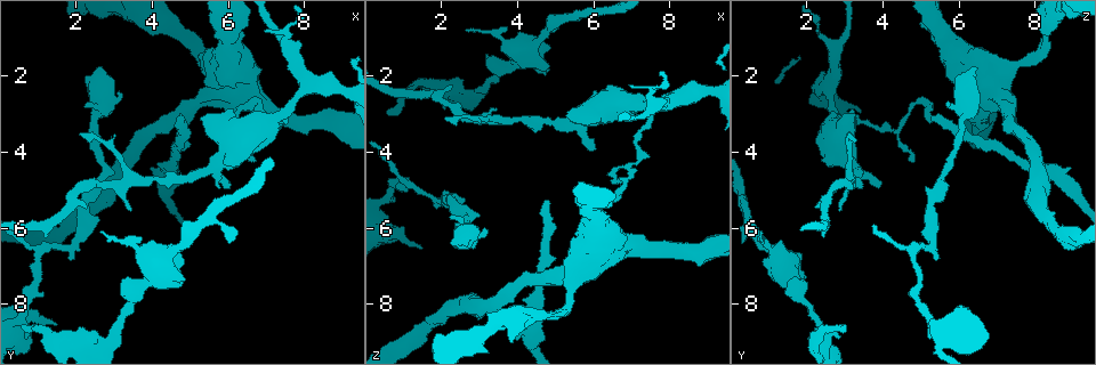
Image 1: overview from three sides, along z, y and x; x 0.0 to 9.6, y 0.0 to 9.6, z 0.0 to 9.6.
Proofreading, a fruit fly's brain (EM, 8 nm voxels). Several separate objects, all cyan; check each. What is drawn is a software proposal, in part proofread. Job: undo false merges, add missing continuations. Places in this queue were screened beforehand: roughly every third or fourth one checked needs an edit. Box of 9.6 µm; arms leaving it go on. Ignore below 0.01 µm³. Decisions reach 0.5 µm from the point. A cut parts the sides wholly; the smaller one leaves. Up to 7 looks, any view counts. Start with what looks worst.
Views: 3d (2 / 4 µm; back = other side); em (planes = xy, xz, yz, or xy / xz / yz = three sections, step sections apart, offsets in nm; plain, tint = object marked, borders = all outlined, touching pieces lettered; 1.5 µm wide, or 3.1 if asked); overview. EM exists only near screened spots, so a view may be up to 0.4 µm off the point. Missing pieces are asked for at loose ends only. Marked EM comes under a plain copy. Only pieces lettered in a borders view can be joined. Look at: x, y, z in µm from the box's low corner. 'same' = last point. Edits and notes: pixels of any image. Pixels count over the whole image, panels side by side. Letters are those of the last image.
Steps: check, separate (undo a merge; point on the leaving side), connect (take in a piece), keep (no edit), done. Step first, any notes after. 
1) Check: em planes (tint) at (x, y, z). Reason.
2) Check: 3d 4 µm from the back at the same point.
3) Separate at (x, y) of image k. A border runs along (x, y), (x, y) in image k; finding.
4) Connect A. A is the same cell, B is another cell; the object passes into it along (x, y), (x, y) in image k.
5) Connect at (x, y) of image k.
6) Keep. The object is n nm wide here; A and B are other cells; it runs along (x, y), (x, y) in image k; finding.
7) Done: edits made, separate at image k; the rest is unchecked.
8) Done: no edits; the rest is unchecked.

Check: em planes (borders) at (4.70, 3.10, 5.30). Free end.

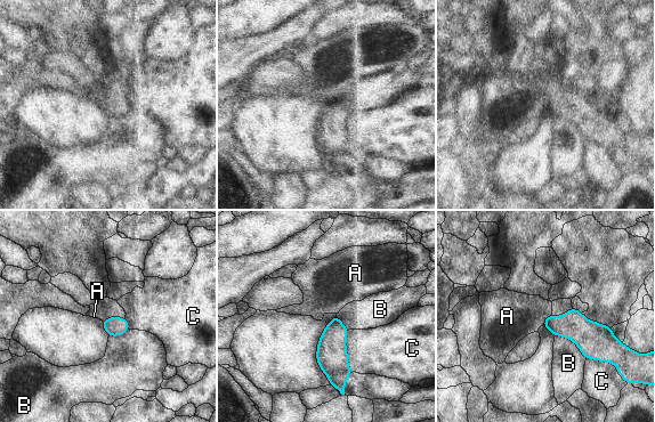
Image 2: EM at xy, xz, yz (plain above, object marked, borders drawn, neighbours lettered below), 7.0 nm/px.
Keep. A, B and C are other cells; a border runs along (551, 313), (541, 325) in image 2; no lettered piece goes on from it.

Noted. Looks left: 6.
Check: 3d 4 µm at (1.40, 8.50, 6.55).

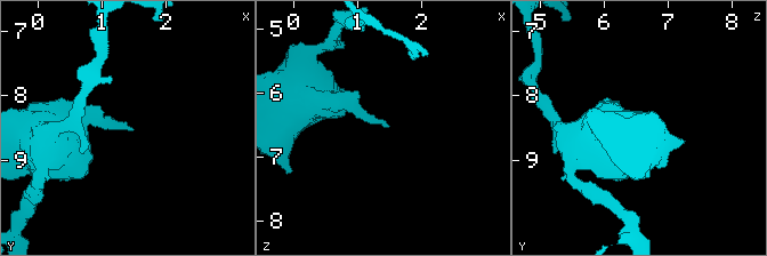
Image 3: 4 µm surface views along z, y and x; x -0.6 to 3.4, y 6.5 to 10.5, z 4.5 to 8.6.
Check: em xy step 8 (borders) at (1.50, 8.55, 6.50).

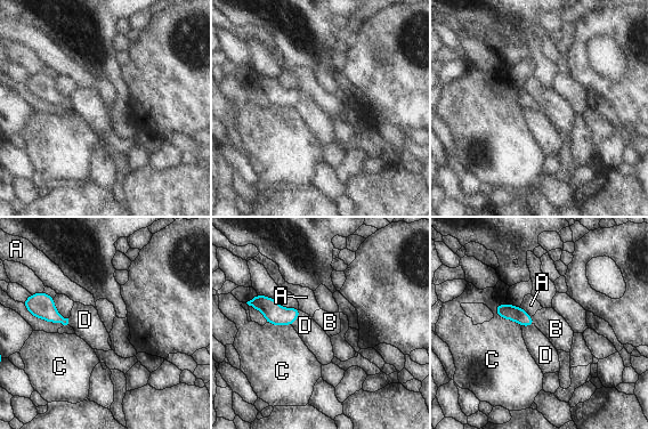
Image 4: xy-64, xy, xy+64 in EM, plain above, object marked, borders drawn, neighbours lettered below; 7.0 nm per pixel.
Check: em planes (borders) at the same point.

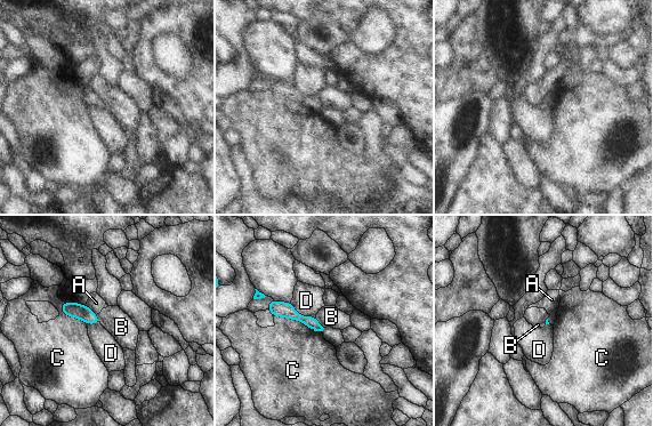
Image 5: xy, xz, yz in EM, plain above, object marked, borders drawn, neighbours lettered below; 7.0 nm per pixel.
Keep. A, B, C and D are other cells; it runs along (271, 305), (311, 321), (319, 328) in image 5; none of them fits.

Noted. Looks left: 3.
Check: 3d 4 µm at (7.40, 3.05, 2.85). Three arms meet.

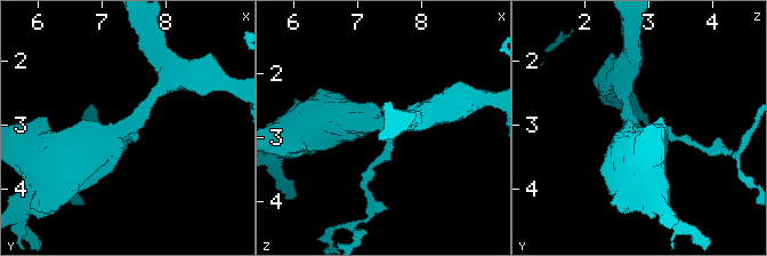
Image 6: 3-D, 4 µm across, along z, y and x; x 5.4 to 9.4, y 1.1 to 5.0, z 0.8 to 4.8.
Check: em planes (tint) at (7.35, 3.10, 2.80).

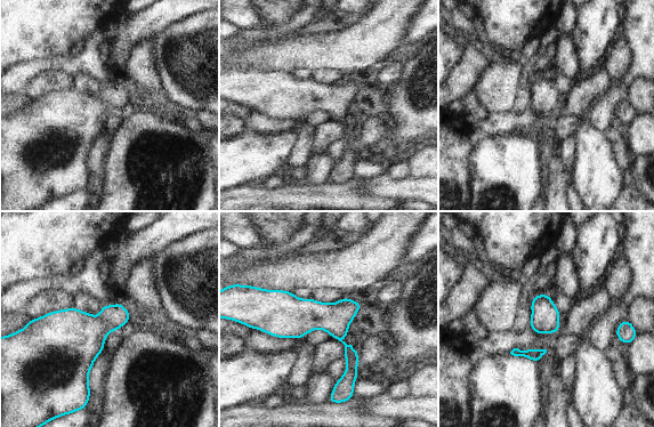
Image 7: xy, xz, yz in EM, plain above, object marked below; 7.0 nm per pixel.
Check: em planes (borders) at the same point. What lies round it.

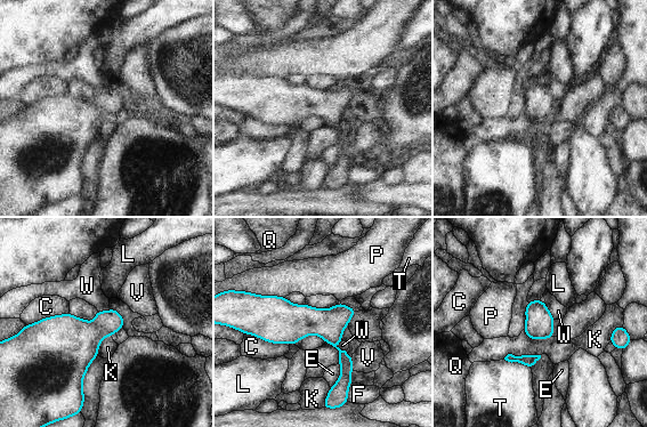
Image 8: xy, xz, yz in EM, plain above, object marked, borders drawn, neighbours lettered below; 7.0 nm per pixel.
Keep. The object is 200 nm wide here; C, E, F, K, L, P, Q, T, V and W are other cells; all the same neuron.

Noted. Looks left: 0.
Done: no edits; the rest is unchecked.

